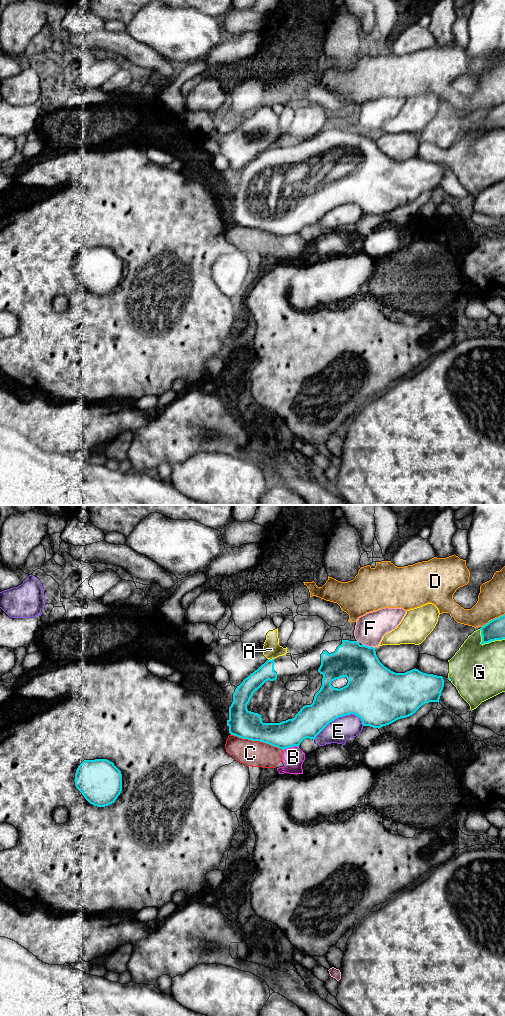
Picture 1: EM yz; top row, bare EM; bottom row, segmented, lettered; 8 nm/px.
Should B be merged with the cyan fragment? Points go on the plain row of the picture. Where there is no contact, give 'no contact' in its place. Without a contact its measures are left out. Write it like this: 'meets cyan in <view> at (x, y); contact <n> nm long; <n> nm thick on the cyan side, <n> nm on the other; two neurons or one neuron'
meets cyan in yz at (290, 234); contact 130 nm long; 240 nm thick on the cyan side, 170 nm on the other; two neurons

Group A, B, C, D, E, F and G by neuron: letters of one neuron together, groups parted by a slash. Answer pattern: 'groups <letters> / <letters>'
groups A / B C / D / E / F / G

